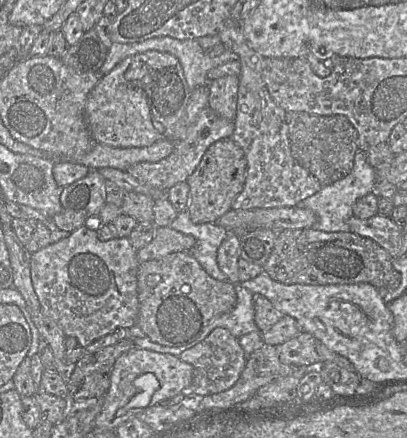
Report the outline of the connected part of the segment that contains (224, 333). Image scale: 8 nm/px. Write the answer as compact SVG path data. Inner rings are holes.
M225 328L213 329L203 340L183 351L179 358L193 367L188 396L207 396L231 388L239 379L247 362L238 339Z

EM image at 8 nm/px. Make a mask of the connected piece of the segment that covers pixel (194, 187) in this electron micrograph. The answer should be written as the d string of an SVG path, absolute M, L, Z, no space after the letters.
M223 138L208 147L186 183L190 187L186 211L193 223L213 223L231 210L234 198L242 191L247 175L247 159L231 138Z

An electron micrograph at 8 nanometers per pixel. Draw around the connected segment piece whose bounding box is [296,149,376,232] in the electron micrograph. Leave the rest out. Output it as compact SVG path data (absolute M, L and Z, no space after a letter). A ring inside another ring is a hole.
M358 149L354 158L354 167L344 178L323 186L316 194L300 201L296 206L312 210L317 221L311 228L324 232L350 232L348 220L353 216L356 201L374 191L376 186L376 170L367 160L366 152Z

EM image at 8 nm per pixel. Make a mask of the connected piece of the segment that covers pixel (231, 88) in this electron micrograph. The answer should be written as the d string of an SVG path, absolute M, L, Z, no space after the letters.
M226 75L209 82L208 107L219 116L234 121L237 110L238 75Z

